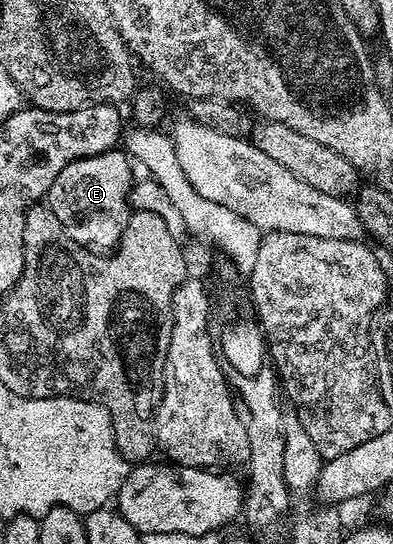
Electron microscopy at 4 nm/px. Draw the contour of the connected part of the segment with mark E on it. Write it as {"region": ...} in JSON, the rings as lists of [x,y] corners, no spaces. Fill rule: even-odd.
{"region":[[[115,148],[68,164],[68,168],[64,168],[64,172],[60,172],[56,180],[52,180],[52,188],[48,188],[44,202],[49,206],[52,216],[56,216],[60,224],[64,224],[64,232],[68,232],[68,236],[72,236],[76,244],[94,254],[109,255],[117,250],[118,241],[124,236],[124,228],[132,213],[130,181],[133,180],[134,174],[130,171],[130,166],[132,167],[132,159],[125,149]]]}

